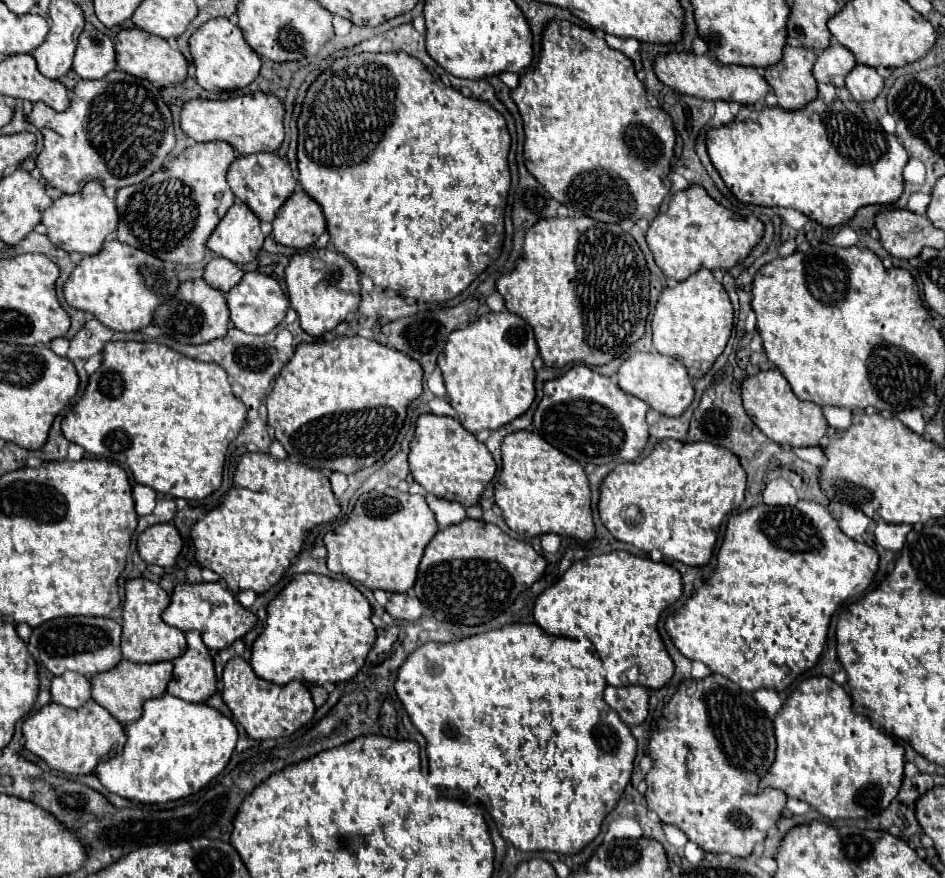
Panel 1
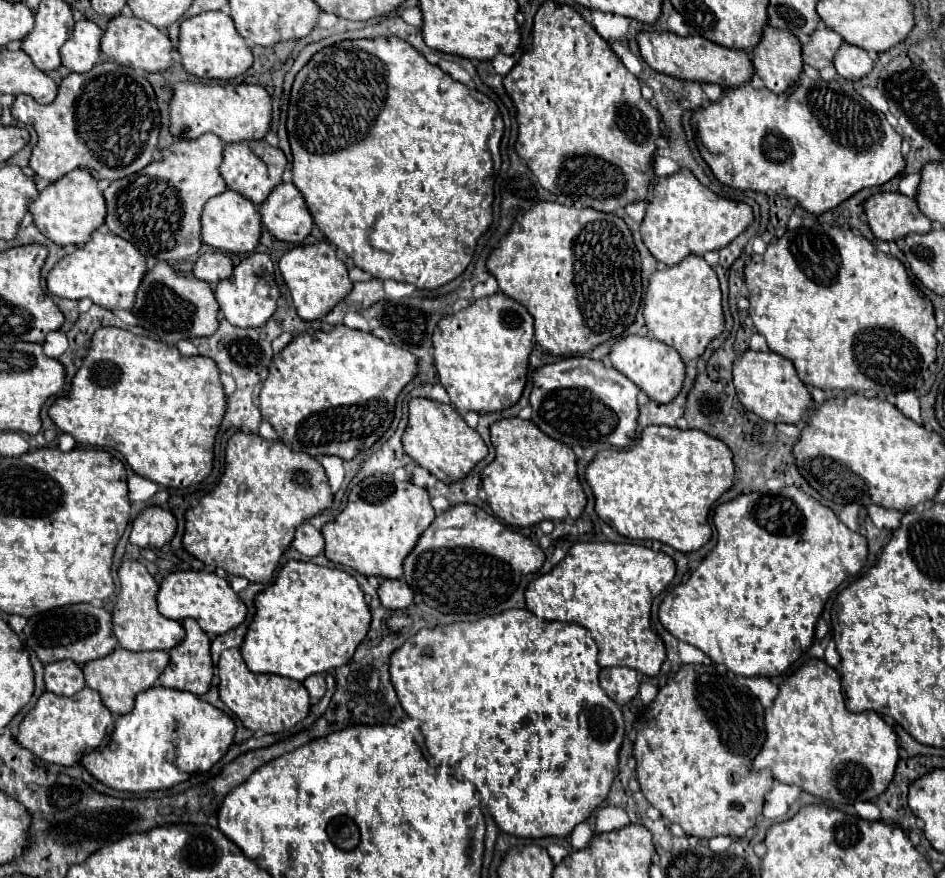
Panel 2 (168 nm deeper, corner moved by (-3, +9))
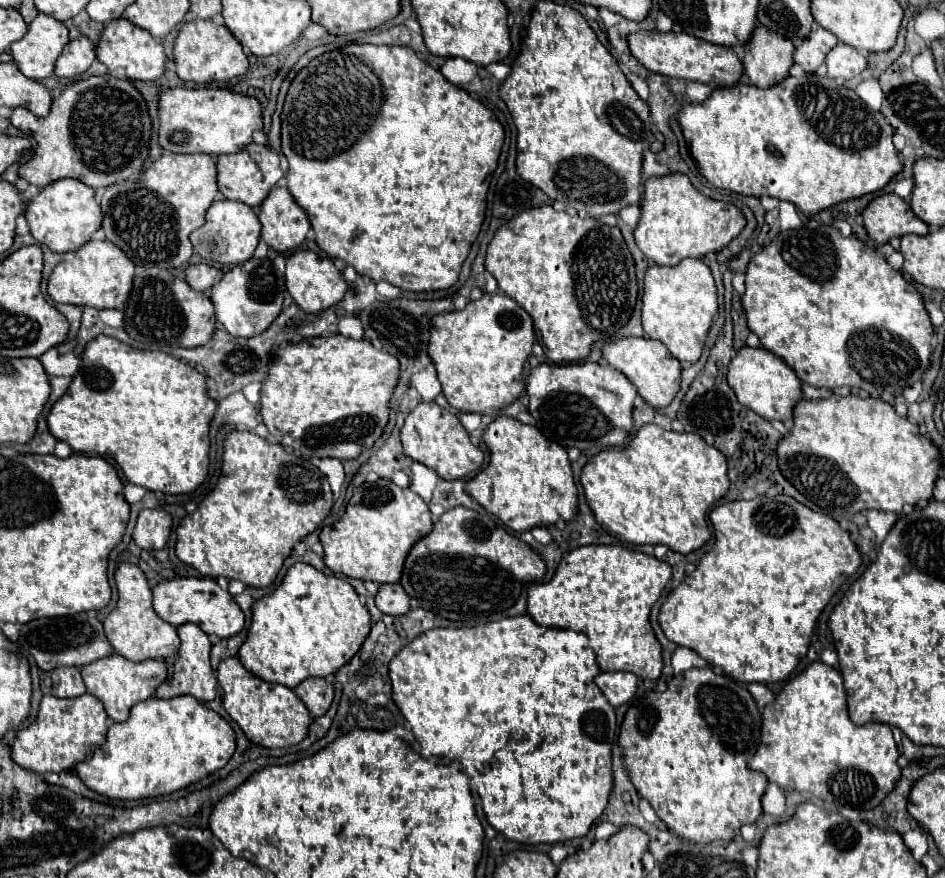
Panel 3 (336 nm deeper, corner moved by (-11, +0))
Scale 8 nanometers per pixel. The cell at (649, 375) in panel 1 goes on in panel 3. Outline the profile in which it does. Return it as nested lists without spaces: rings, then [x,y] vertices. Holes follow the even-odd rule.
[[[629,337],[629,339],[619,339],[619,341],[611,341],[603,347],[603,359],[607,359],[607,363],[625,373],[625,377],[637,387],[639,395],[651,405],[651,407],[667,407],[671,403],[671,399],[677,395],[679,385],[681,385],[681,363],[669,353],[669,349],[659,343],[653,341],[649,337]]]

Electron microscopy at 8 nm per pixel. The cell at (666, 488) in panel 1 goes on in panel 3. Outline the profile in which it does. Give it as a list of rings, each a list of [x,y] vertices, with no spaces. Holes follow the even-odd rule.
[[[657,425],[641,427],[627,447],[605,449],[583,467],[581,485],[597,523],[613,531],[623,543],[633,545],[667,545],[671,551],[687,555],[697,551],[711,539],[707,527],[707,511],[729,491],[727,459],[715,447],[707,445],[695,433],[675,433]]]

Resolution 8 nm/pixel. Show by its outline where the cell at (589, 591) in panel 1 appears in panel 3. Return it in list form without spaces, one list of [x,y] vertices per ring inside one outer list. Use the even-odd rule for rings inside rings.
[[[587,545],[567,553],[549,583],[529,587],[527,613],[541,627],[559,627],[585,633],[591,641],[593,651],[597,653],[597,663],[601,671],[629,671],[643,679],[659,679],[663,669],[663,653],[651,629],[649,613],[671,577],[671,565],[651,555],[629,551],[621,545]]]

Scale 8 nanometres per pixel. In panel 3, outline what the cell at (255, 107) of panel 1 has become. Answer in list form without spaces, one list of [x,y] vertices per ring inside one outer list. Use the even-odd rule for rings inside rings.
[[[167,89],[159,95],[159,145],[167,153],[237,153],[253,143],[253,131],[263,129],[261,101],[229,89]]]

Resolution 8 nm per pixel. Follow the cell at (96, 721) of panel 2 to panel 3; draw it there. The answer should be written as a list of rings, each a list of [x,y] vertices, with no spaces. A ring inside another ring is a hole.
[[[89,693],[75,699],[57,699],[45,695],[41,699],[41,711],[37,719],[17,733],[15,743],[11,745],[11,757],[17,765],[35,773],[67,771],[81,763],[91,749],[101,747],[105,743],[107,729],[109,717],[97,697]]]

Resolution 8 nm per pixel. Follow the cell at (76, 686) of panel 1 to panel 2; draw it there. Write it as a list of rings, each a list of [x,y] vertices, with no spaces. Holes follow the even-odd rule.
[[[73,660],[47,664],[43,680],[45,680],[45,688],[59,696],[73,696],[85,688],[83,672]]]

